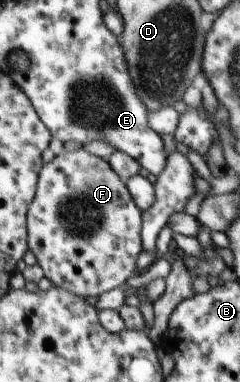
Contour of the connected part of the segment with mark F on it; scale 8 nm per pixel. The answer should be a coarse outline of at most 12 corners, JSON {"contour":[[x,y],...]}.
{"contour":[[83,148],[43,165],[28,250],[86,299],[138,274],[142,211]]}

